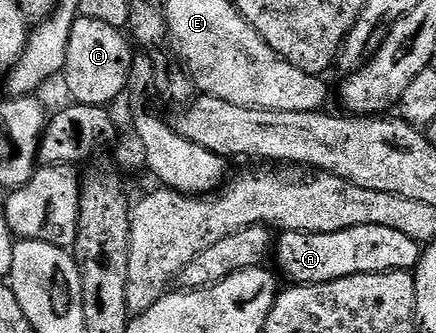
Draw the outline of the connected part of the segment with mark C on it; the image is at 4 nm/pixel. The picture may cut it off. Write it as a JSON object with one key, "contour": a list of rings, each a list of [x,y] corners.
{"contour":[[[79,16],[71,27],[69,50],[62,71],[74,103],[98,108],[108,106],[118,95],[126,93],[131,83],[131,67],[136,58],[131,48],[132,41],[124,29],[97,22],[97,18]]]}

